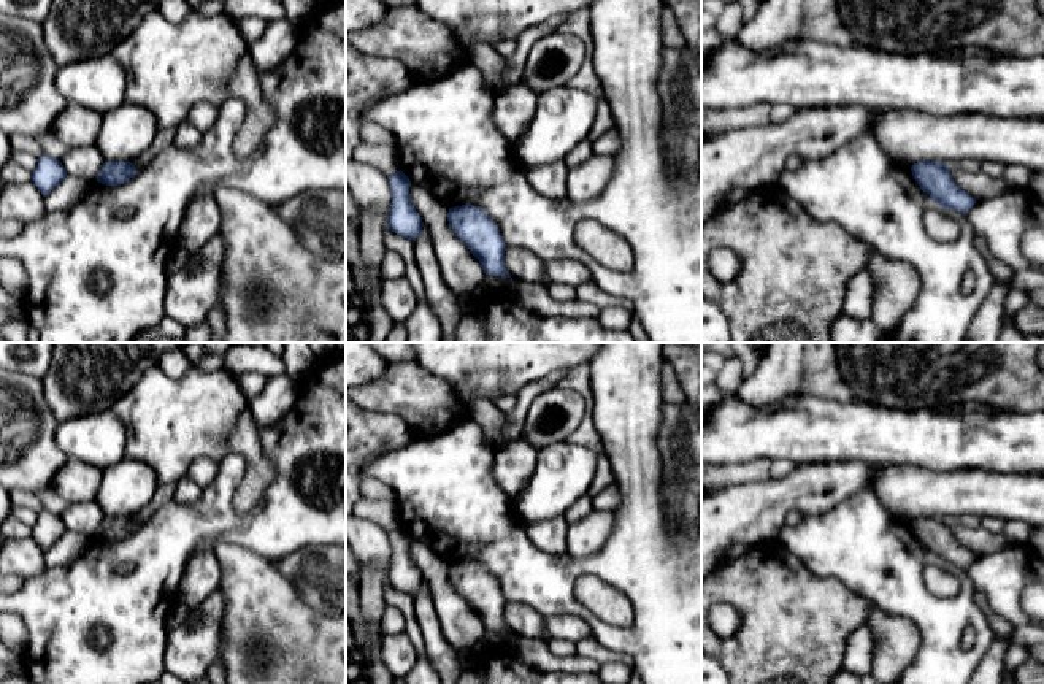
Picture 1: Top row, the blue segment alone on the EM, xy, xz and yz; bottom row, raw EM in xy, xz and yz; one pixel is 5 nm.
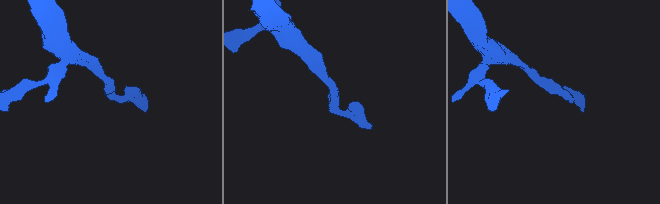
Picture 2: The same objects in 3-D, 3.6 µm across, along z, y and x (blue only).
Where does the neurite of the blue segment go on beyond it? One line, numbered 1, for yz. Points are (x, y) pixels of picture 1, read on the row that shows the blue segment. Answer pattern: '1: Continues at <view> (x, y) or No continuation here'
1: No continuation here

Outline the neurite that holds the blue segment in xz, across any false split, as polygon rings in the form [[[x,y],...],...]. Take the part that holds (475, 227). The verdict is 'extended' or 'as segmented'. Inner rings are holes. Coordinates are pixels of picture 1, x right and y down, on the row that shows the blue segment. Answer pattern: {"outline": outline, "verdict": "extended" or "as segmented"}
{"outline": [[[462,205],[449,208],[451,230],[479,260],[486,275],[511,278],[505,268],[506,244],[497,224],[479,206]]], "verdict": "as segmented"}

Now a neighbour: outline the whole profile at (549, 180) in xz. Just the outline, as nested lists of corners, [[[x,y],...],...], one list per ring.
[[[565,160],[549,165],[524,165],[524,171],[538,194],[552,200],[566,198],[568,167]]]

